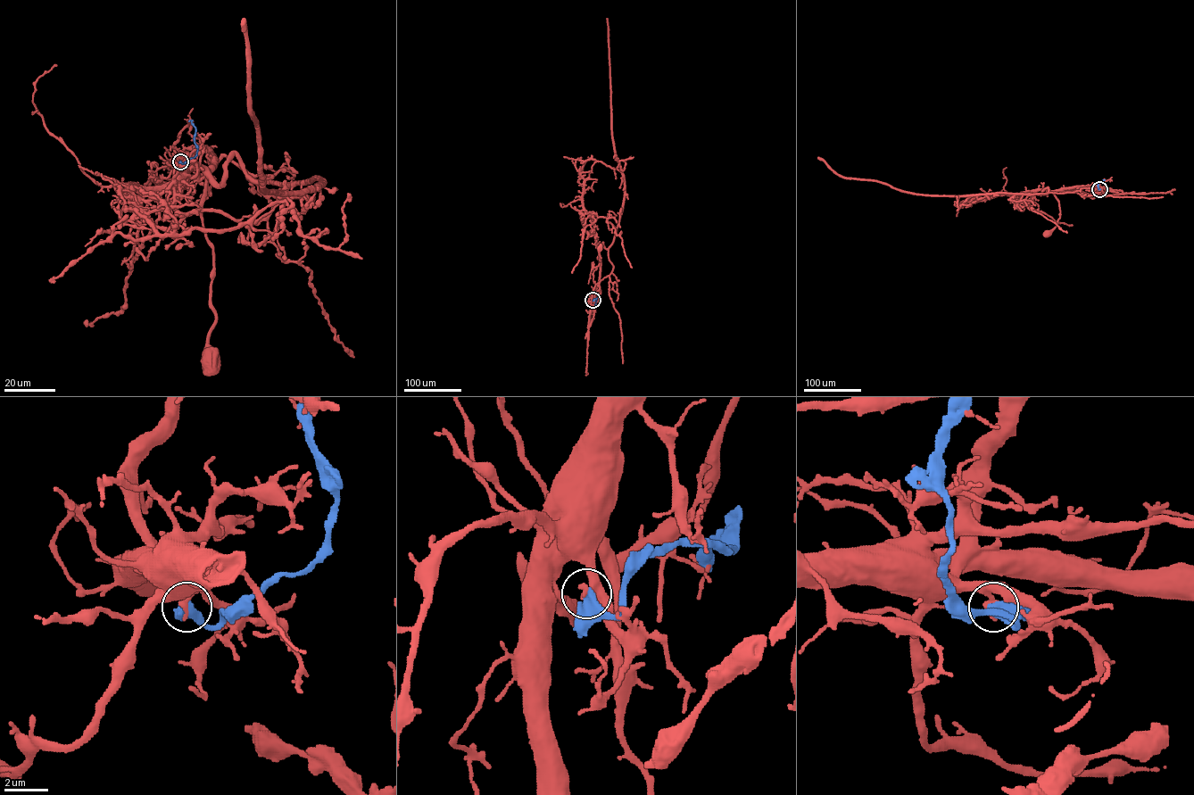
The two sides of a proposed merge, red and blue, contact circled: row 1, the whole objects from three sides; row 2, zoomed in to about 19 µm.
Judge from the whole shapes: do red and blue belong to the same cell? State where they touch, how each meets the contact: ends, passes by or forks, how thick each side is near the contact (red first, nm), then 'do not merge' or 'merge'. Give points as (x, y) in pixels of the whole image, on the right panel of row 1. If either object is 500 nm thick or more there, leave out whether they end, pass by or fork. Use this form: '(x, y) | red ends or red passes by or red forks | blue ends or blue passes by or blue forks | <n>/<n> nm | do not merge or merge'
(1099, 189) | 320/550 nm | do not merge

